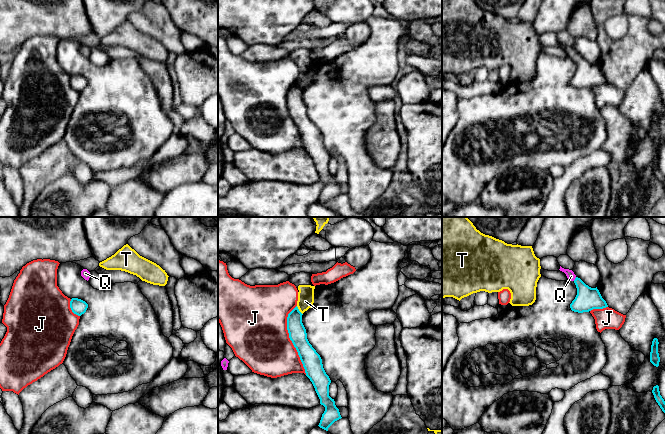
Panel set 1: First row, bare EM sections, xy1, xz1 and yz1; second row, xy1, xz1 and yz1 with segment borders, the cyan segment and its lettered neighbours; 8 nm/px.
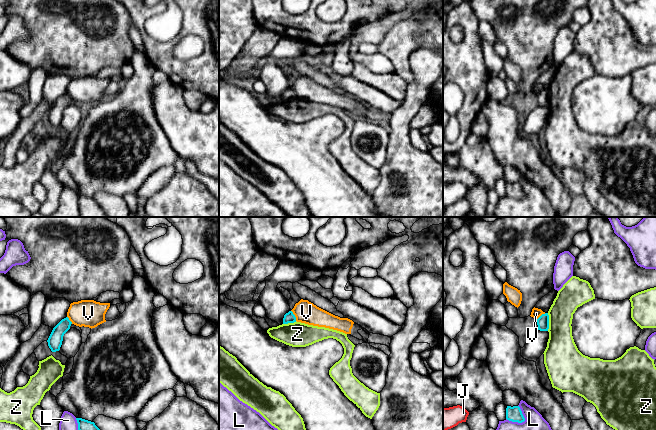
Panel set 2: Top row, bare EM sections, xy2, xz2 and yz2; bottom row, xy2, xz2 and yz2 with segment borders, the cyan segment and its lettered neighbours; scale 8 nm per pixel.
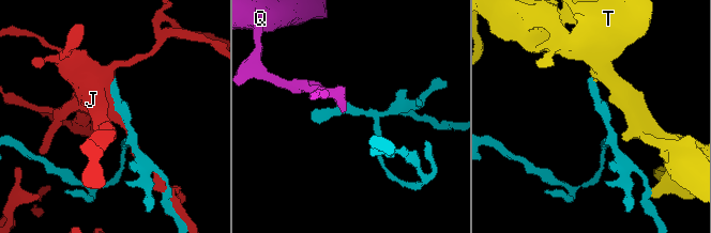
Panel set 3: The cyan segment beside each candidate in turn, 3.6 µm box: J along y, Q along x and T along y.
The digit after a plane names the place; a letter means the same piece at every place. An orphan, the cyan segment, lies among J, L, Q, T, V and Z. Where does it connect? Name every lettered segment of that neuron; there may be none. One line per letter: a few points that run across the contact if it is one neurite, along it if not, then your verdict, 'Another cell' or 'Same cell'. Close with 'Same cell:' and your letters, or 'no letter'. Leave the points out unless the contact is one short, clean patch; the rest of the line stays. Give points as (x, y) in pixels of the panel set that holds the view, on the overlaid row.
J: Another cell
L: Another cell
Q: Line: yz1 (587, 298), (580, 284), (575, 279), (571, 276). Same cell
T: Another cell
V: Line: xz2 (291, 310), (296, 320). Another cell
Z: Another cell
Same cell: Q

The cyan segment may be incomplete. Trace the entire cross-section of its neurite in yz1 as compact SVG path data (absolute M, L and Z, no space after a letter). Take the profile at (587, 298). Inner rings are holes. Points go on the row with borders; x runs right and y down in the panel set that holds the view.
M560 266L560 271L564 272L570 281L573 281L577 288L577 295L570 304L574 312L583 313L593 309L603 309L608 307L606 301L602 298L599 290L586 285L578 278L572 270L564 269Z

